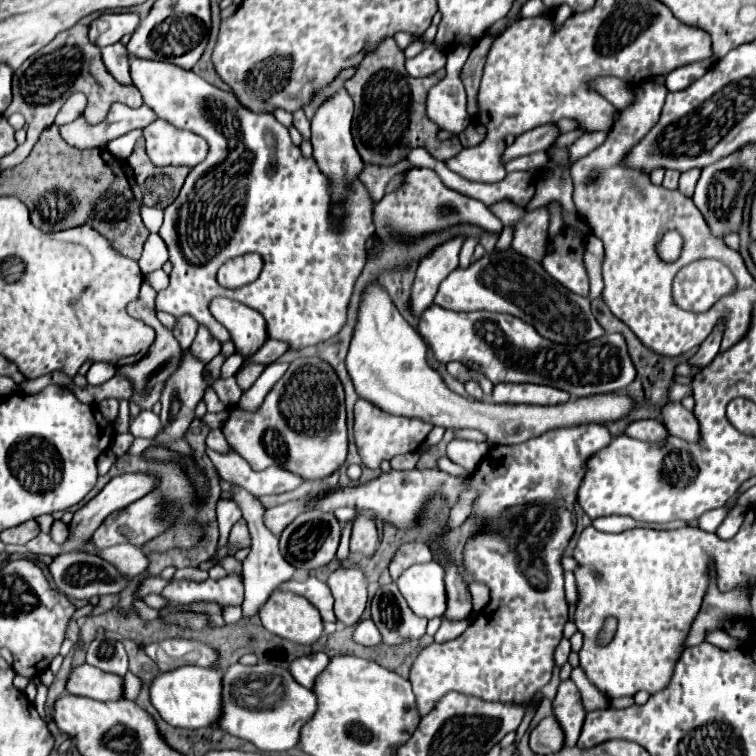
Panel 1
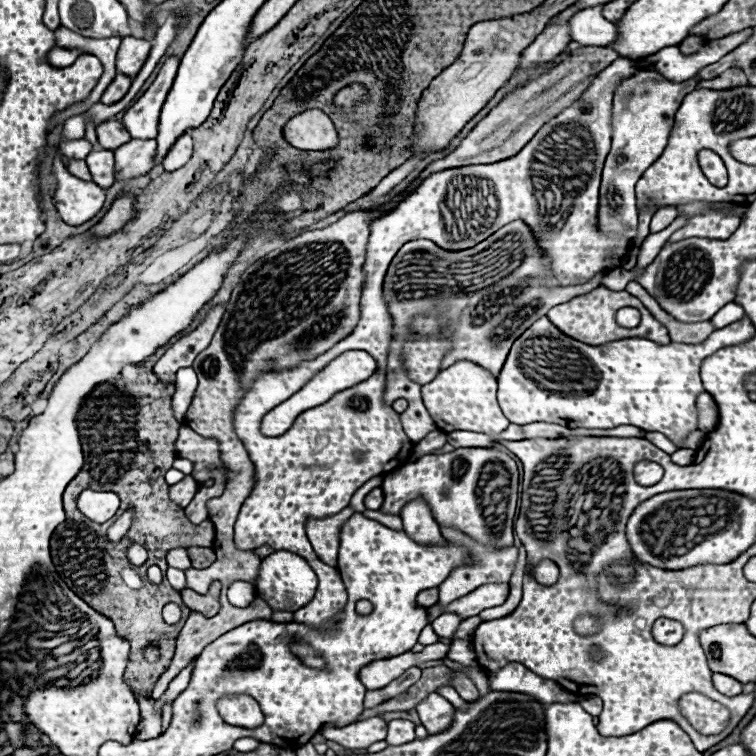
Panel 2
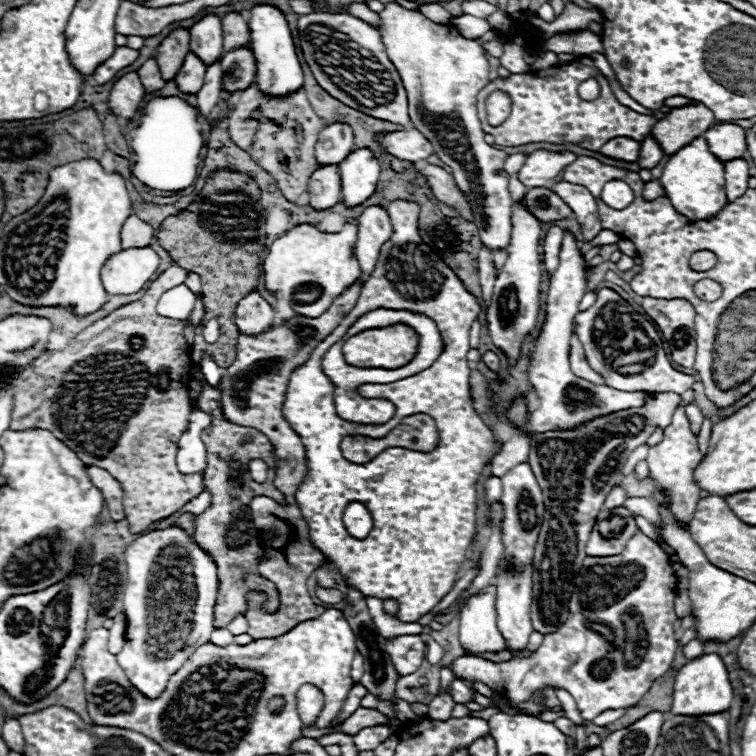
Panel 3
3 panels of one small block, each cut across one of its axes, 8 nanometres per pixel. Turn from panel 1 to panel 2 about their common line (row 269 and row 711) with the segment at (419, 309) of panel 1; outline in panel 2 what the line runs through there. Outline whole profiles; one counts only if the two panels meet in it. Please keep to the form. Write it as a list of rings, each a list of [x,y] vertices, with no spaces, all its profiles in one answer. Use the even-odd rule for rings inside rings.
[[[430,694],[426,700],[422,700],[416,706],[416,710],[428,734],[436,734],[436,732],[440,734],[448,730],[450,722],[454,722],[454,706],[440,694]]]

